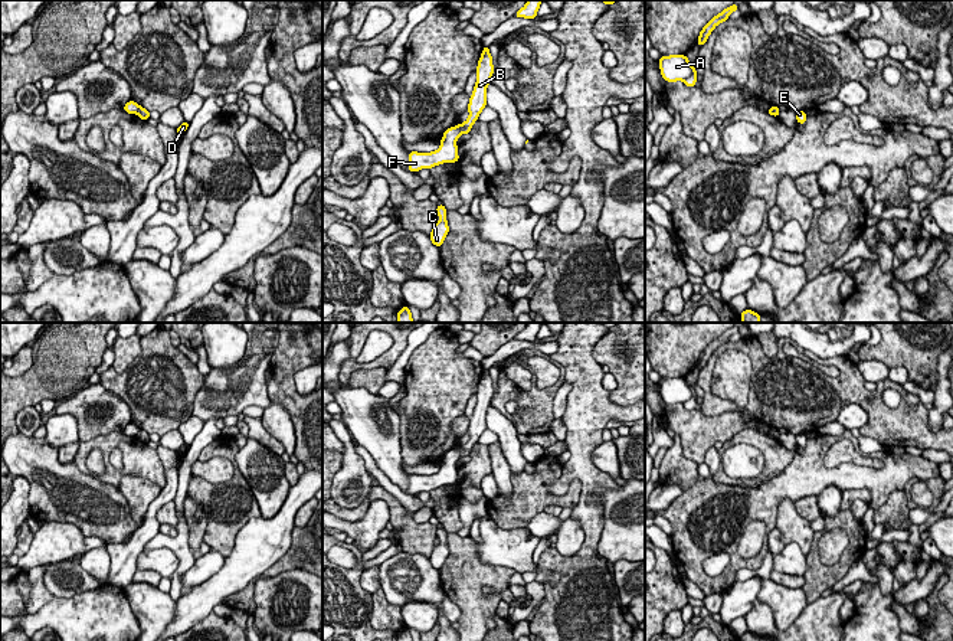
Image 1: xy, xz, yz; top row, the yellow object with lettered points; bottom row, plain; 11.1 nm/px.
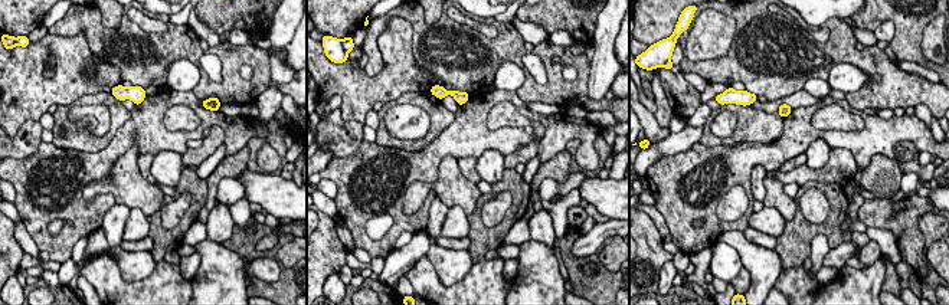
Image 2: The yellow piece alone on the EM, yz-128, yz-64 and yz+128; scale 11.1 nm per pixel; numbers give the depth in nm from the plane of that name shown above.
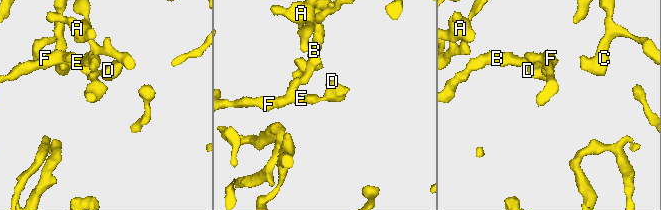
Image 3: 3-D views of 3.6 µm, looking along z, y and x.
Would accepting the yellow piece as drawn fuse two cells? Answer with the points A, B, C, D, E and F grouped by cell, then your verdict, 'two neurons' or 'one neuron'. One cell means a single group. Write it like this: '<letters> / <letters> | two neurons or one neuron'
A B / C D E F | two neurons

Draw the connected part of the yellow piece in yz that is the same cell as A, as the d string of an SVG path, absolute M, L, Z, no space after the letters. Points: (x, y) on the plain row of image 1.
M685 377L659 379L659 392L667 405L684 403L692 395Z

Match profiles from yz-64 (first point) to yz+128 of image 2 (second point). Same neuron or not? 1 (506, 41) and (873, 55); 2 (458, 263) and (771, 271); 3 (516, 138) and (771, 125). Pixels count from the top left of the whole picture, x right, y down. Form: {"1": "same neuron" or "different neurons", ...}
{"1": "same neuron", "2": "same neuron", "3": "different neurons"}

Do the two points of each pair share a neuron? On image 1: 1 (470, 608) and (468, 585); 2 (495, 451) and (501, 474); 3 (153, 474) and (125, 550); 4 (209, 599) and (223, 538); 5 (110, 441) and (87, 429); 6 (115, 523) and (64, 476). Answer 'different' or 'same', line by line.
1: same
2: same
3: different
4: different
5: different
6: same

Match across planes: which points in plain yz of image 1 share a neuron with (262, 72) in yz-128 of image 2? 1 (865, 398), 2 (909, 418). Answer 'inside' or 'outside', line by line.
1: inside
2: inside

